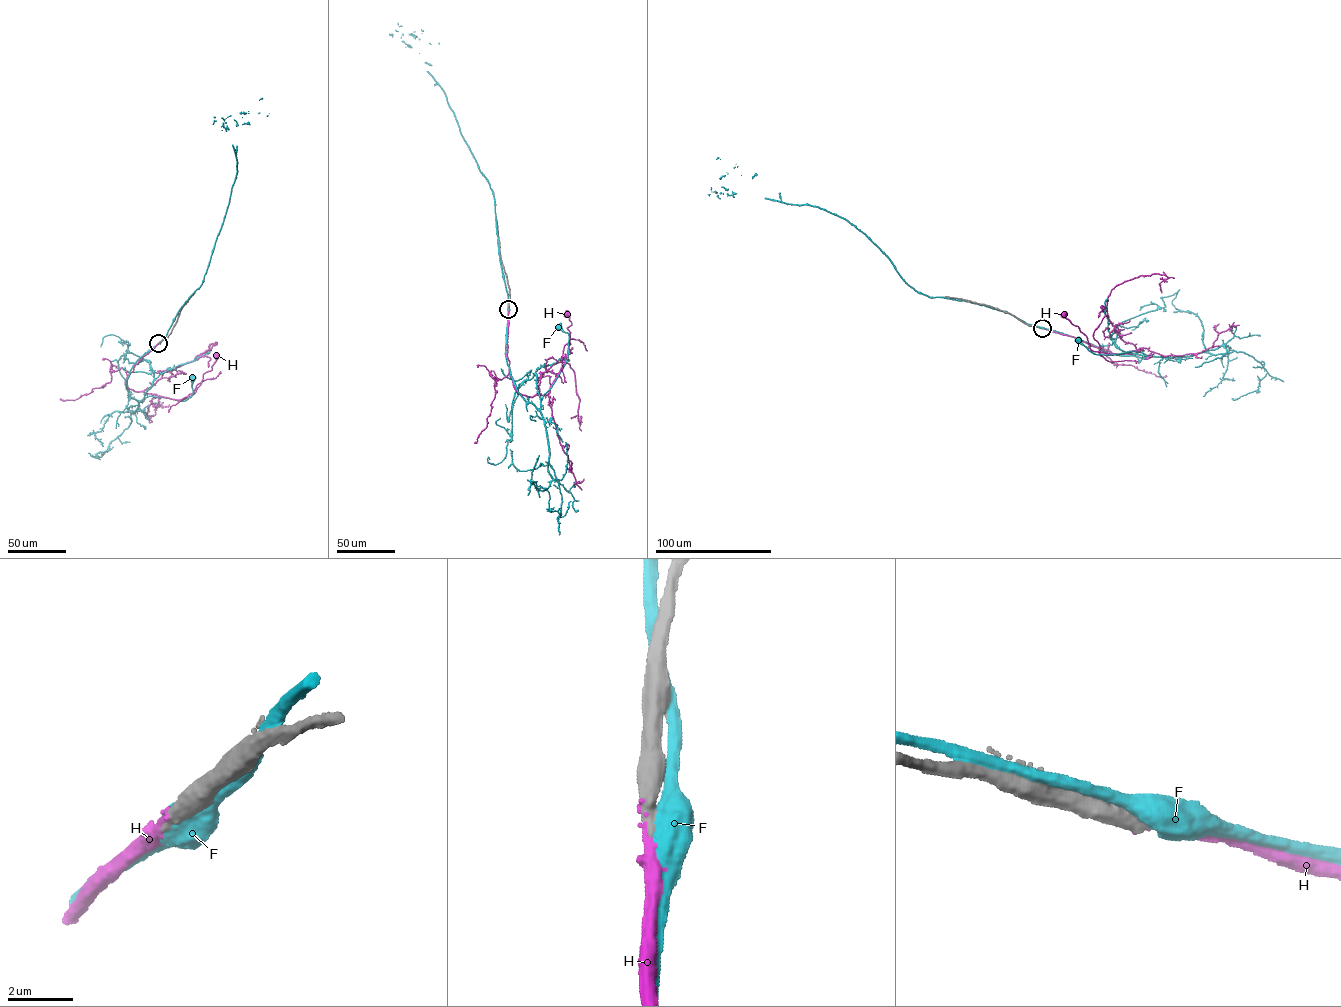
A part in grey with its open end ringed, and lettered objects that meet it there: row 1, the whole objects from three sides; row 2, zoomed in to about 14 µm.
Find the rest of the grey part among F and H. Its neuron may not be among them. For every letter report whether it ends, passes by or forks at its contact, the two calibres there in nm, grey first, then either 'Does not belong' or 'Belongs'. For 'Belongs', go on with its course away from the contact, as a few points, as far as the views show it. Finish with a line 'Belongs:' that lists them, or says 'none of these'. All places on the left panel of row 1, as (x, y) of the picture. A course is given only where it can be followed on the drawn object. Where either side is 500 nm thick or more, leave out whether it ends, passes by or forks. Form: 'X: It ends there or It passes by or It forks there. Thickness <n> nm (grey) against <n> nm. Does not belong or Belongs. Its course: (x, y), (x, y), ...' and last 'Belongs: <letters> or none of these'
F: Thickness 500 nm (grey) against 950 nm. Does not belong
H: Thickness 500 nm (grey) against 200 nm. Belongs. Its course: (159, 343), (128, 374), (124, 384), (130, 389), (182, 399), (194, 394), (203, 374), (212, 369), (216, 354)
Belongs: H

